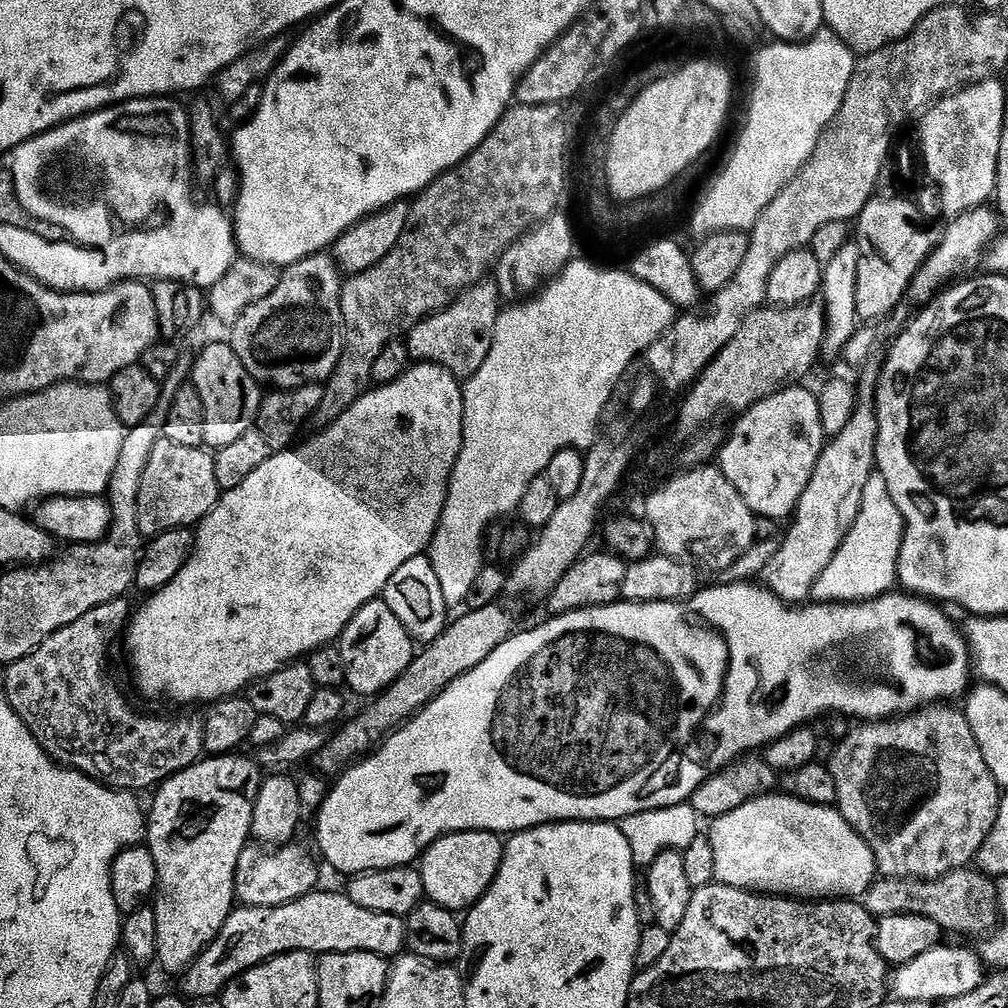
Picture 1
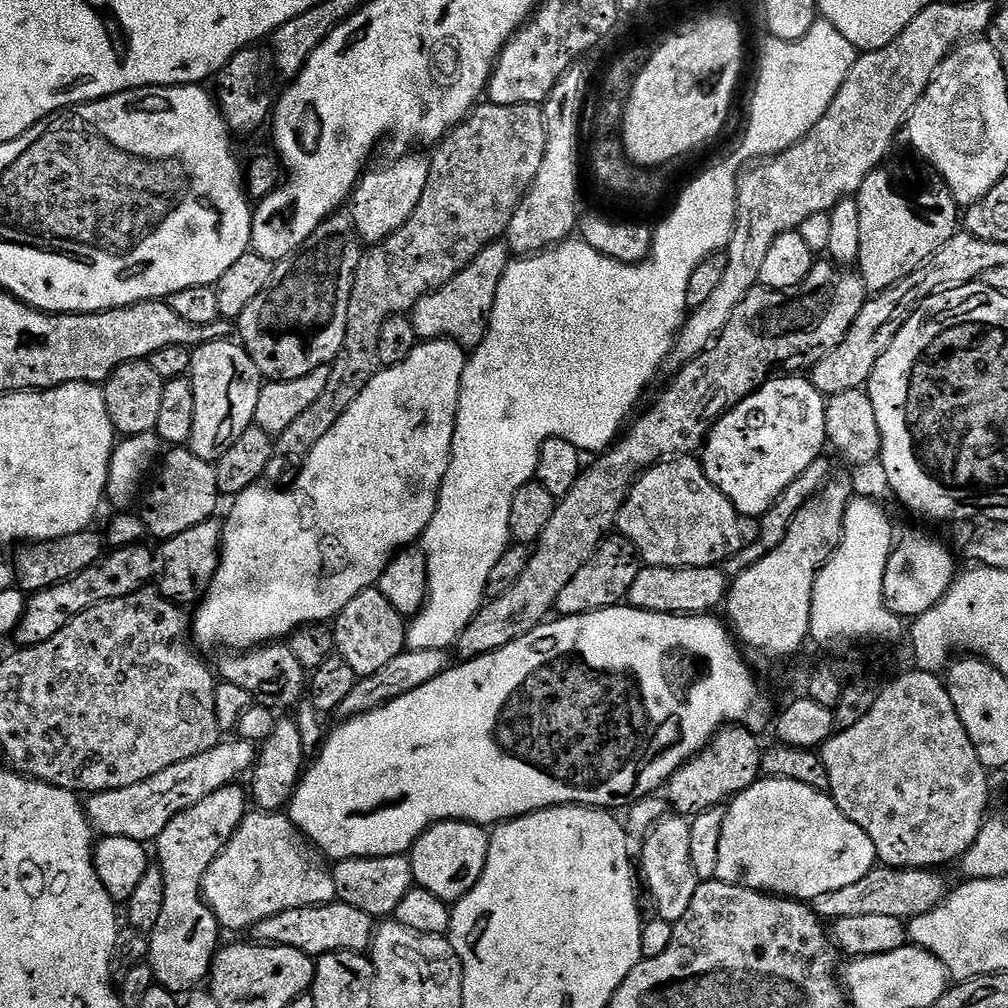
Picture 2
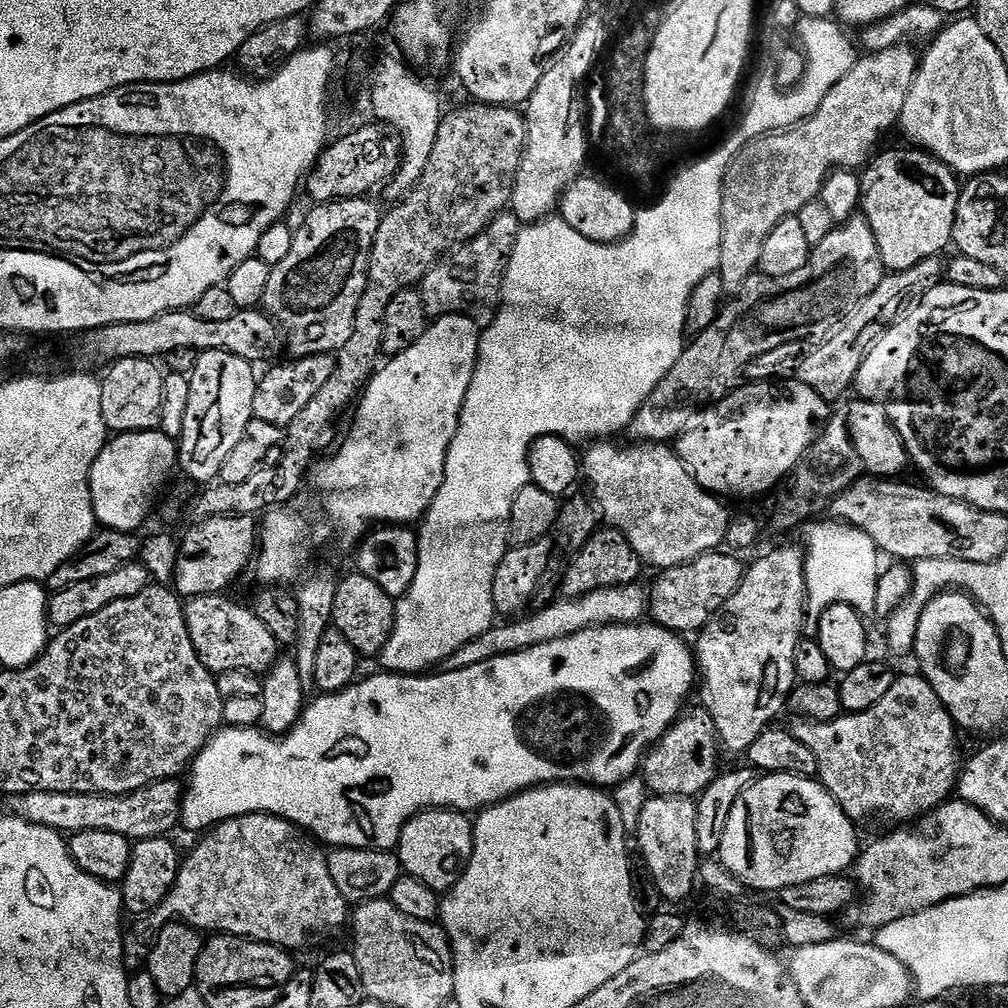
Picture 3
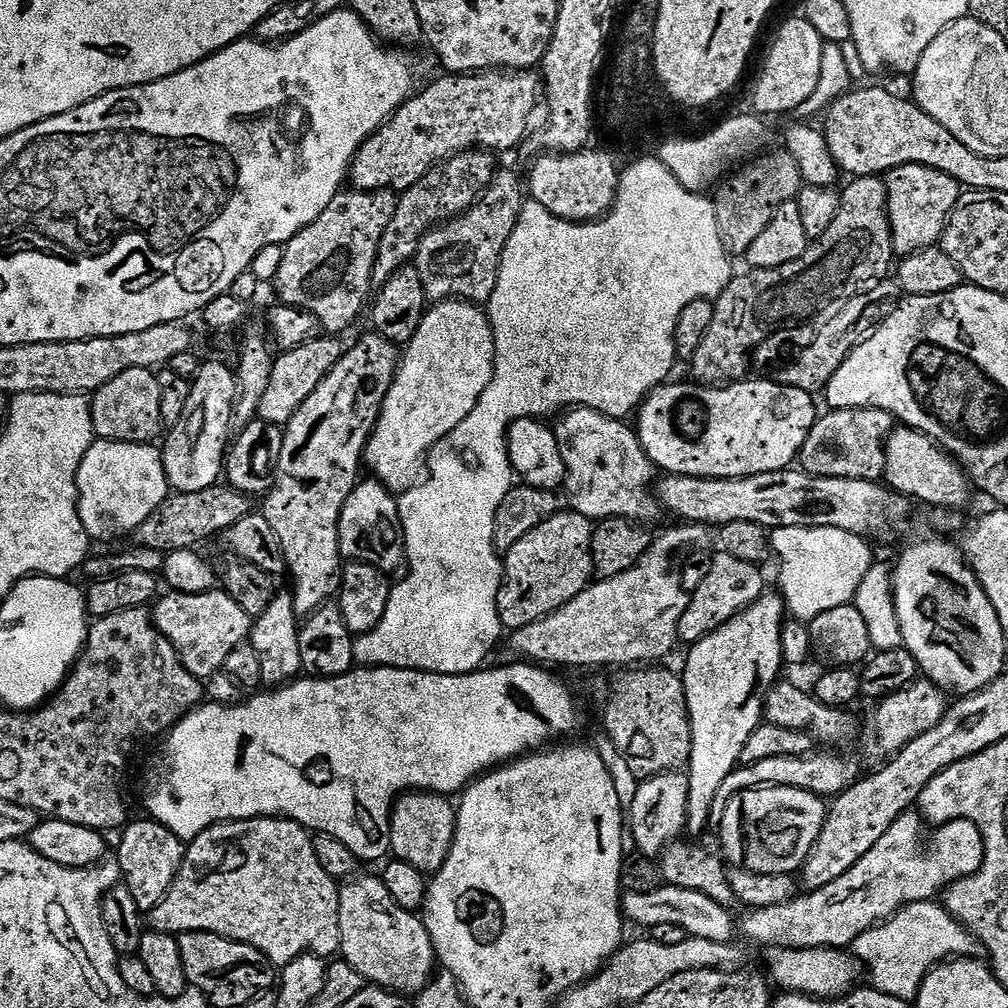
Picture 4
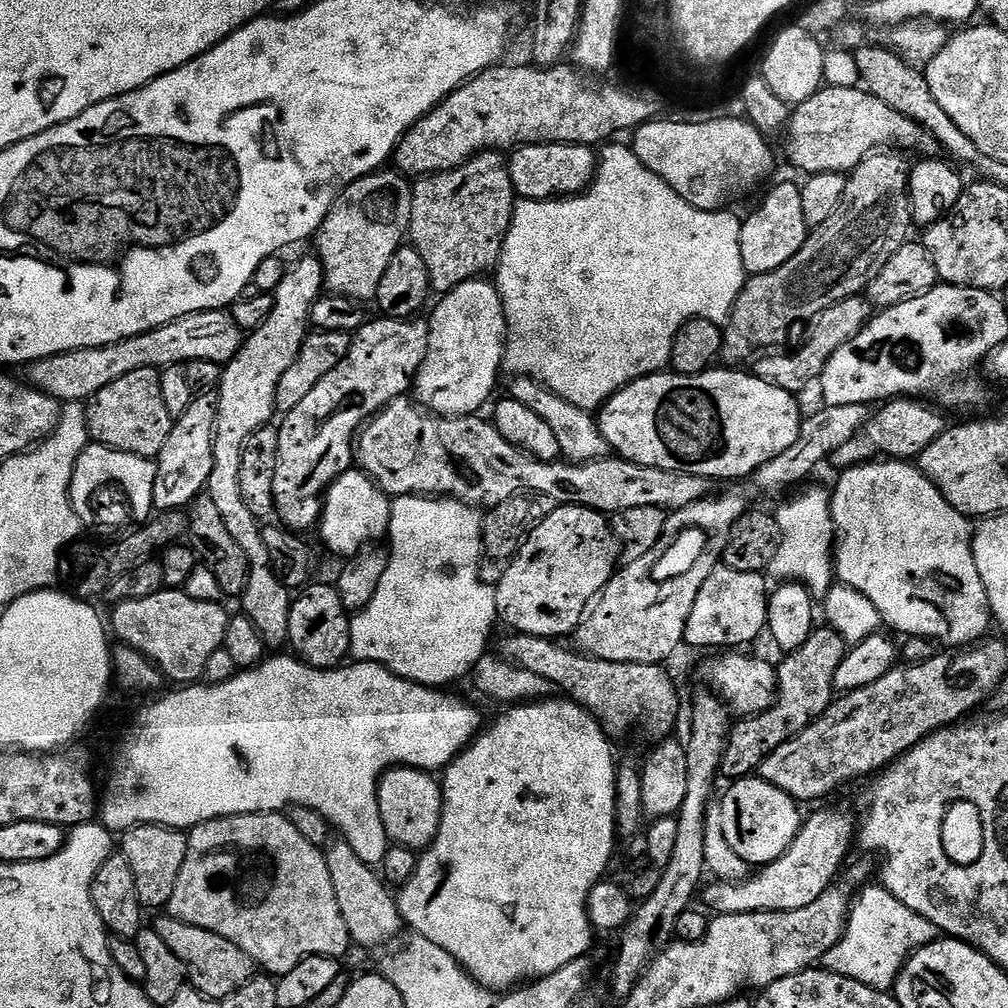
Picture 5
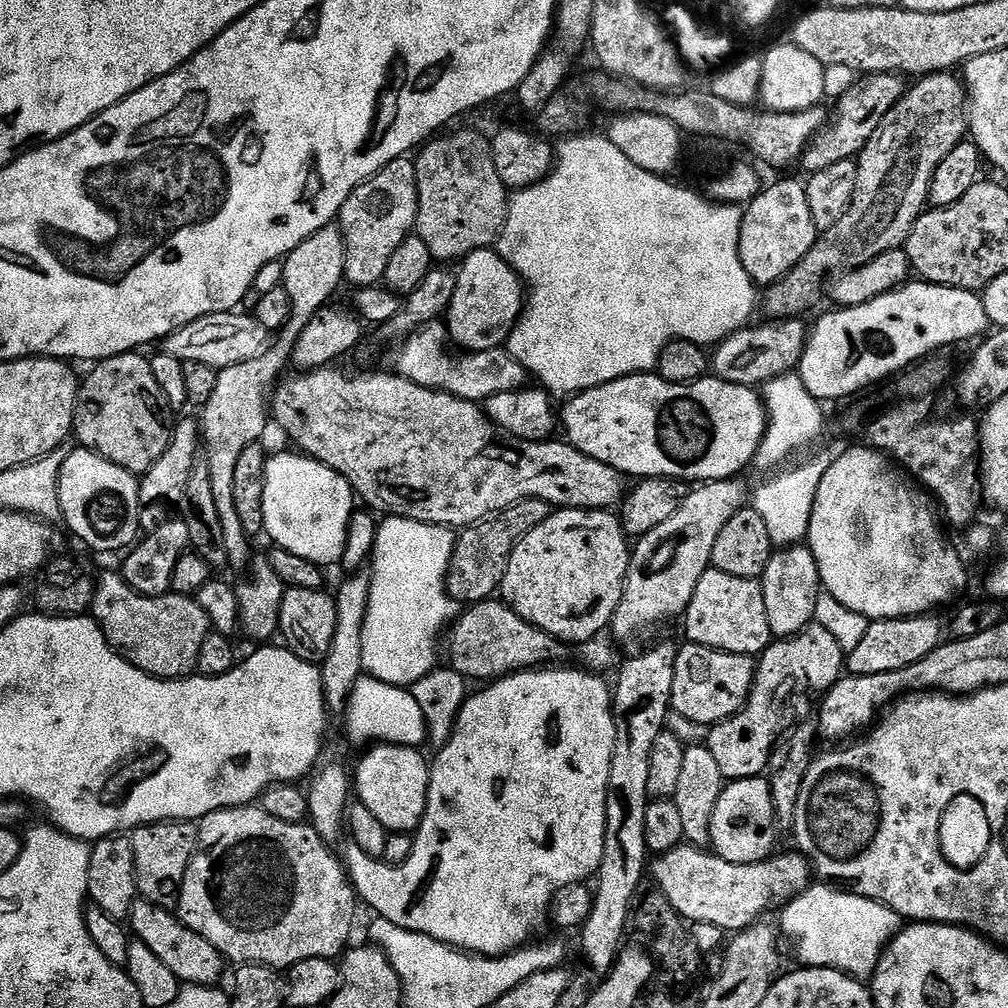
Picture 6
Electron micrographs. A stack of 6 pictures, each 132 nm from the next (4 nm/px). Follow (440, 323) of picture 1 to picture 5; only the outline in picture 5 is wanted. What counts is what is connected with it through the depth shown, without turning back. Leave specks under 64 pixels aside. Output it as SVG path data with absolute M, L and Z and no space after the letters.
M499 151L479 152L473 160L467 160L449 172L436 176L419 177L412 184L412 221L408 227L411 247L422 254L426 270L430 274L432 292L453 292L468 280L491 273L500 262L504 235L510 230L512 215L516 209L517 195L510 178L508 160Z

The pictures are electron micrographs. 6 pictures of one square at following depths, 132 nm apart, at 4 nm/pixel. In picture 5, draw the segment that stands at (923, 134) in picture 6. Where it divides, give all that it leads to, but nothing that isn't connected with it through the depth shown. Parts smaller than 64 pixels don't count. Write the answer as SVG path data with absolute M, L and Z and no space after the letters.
M881 150L865 158L848 176L846 194L842 194L838 210L834 210L834 214L830 214L830 218L826 218L822 226L809 231L802 250L798 250L798 254L794 254L790 262L778 266L778 270L745 279L744 289L722 328L724 344L720 348L719 359L725 365L747 365L757 354L775 349L772 347L782 343L784 335L795 324L800 324L803 320L811 321L821 316L830 306L851 296L861 295L878 274L878 270L882 270L882 266L886 266L886 262L894 258L894 253L900 247L909 243L908 231L913 231L914 228L908 197L910 164L900 156L903 155L896 150Z

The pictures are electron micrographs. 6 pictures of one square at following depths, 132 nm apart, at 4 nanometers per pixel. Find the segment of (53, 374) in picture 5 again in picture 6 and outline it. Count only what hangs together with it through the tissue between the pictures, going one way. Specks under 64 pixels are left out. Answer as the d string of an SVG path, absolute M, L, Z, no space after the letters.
M240 310L215 312L209 316L198 318L186 326L177 328L171 336L163 341L162 347L164 347L162 352L165 356L173 356L190 364L205 364L219 370L230 366L238 366L242 362L250 362L254 358L258 358L270 347L270 333L266 326L262 326L262 322L256 320L255 315L245 314Z

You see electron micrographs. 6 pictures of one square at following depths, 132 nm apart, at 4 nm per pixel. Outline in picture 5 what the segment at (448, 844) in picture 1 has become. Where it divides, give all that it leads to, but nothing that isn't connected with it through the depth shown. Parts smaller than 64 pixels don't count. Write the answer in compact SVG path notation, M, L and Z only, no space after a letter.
M389 768L380 778L378 810L382 814L382 826L386 826L386 834L393 845L413 850L429 848L438 834L443 805L441 781L422 768Z

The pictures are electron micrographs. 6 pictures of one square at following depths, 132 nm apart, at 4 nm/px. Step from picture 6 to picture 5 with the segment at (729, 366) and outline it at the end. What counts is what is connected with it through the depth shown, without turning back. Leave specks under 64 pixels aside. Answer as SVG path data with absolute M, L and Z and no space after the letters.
M861 294L859 296L846 298L842 302L830 306L823 314L821 314L821 316L817 316L811 321L810 327L812 327L812 333L809 334L808 341L806 341L797 352L784 352L781 356L772 356L776 354L761 355L759 359L751 365L750 371L752 375L762 378L762 382L770 382L770 386L778 386L778 390L786 390L793 394L800 394L800 391L802 391L803 388L808 388L811 384L813 387L813 385L819 381L820 375L824 372L826 362L830 362L834 350L838 350L843 344L847 344L849 340L852 340L853 337L857 336L861 329L863 329L865 325L868 324L869 320L872 319L873 315L874 309L872 303L870 303L867 298L867 295Z

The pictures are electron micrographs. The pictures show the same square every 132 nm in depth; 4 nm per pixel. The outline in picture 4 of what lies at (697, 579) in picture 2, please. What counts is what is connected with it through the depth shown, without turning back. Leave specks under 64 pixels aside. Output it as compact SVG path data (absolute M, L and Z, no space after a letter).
M721 551L719 555L713 558L704 581L696 589L691 589L688 605L678 622L678 637L683 643L685 640L685 645L697 644L711 632L730 622L730 618L747 610L766 591L764 576L757 565L734 558L725 551Z

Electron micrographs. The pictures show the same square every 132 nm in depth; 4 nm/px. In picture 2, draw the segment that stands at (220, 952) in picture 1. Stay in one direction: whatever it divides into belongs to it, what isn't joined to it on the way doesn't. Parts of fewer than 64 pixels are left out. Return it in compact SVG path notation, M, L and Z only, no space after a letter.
M333 902L320 904L316 908L299 908L274 914L274 918L266 918L256 925L254 935L257 941L297 948L313 958L338 951L364 954L372 947L374 920L362 914L362 910L354 910L354 906Z

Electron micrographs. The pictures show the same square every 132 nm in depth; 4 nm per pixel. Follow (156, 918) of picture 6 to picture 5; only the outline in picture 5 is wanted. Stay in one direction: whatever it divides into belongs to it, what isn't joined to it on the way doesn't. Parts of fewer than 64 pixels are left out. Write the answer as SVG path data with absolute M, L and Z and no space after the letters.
M170 915L157 916L160 917L154 921L154 927L158 938L162 938L162 942L166 942L166 946L170 946L170 950L174 952L174 958L178 958L178 962L184 968L187 983L207 999L222 1002L247 980L252 979L254 975L252 959L242 954L242 950L238 950L234 942L226 942L226 938L210 930L183 924L181 920L175 920Z

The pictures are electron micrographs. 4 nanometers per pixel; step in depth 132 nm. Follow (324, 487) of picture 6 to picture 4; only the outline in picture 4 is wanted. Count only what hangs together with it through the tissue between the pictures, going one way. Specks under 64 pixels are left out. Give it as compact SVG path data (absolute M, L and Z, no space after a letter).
M361 479L342 506L342 518L338 526L340 554L345 561L369 564L378 570L395 574L405 567L408 555L404 549L404 531L400 521L400 505L397 497L379 480Z

